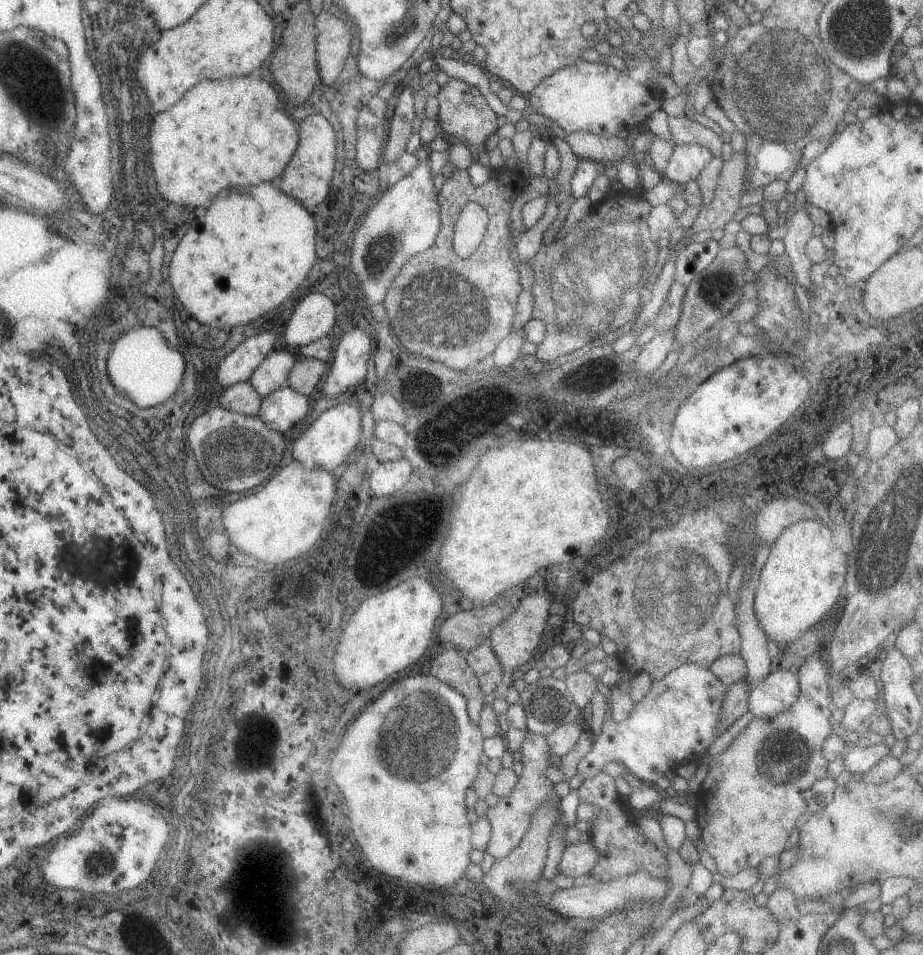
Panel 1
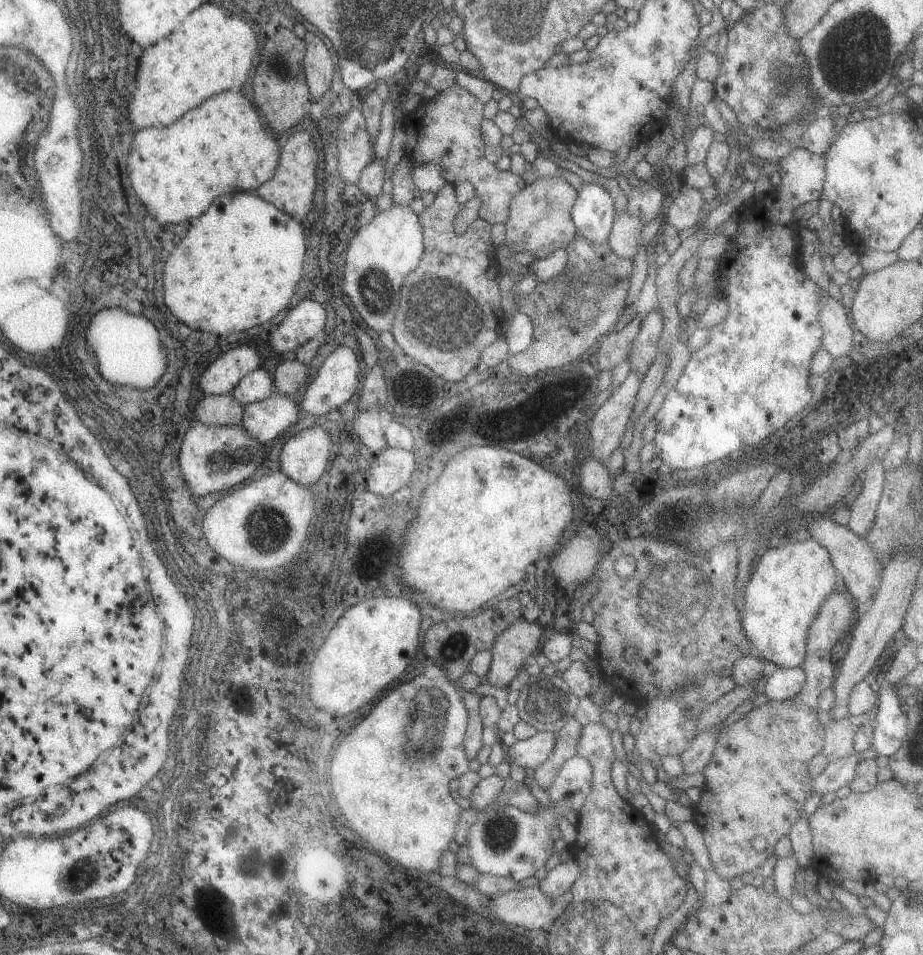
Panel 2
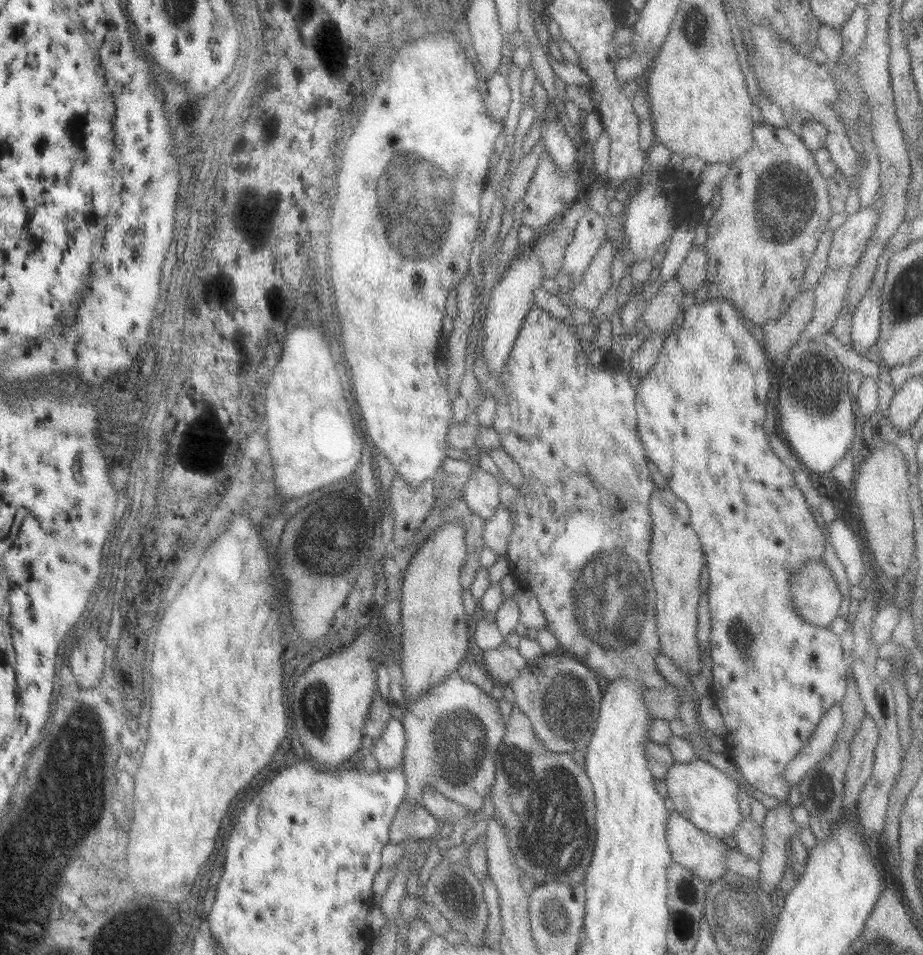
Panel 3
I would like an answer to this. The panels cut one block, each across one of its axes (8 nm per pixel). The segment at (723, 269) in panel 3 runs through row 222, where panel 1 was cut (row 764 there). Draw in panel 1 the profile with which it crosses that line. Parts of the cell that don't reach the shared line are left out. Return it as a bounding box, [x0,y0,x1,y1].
[693,656,833,877]

